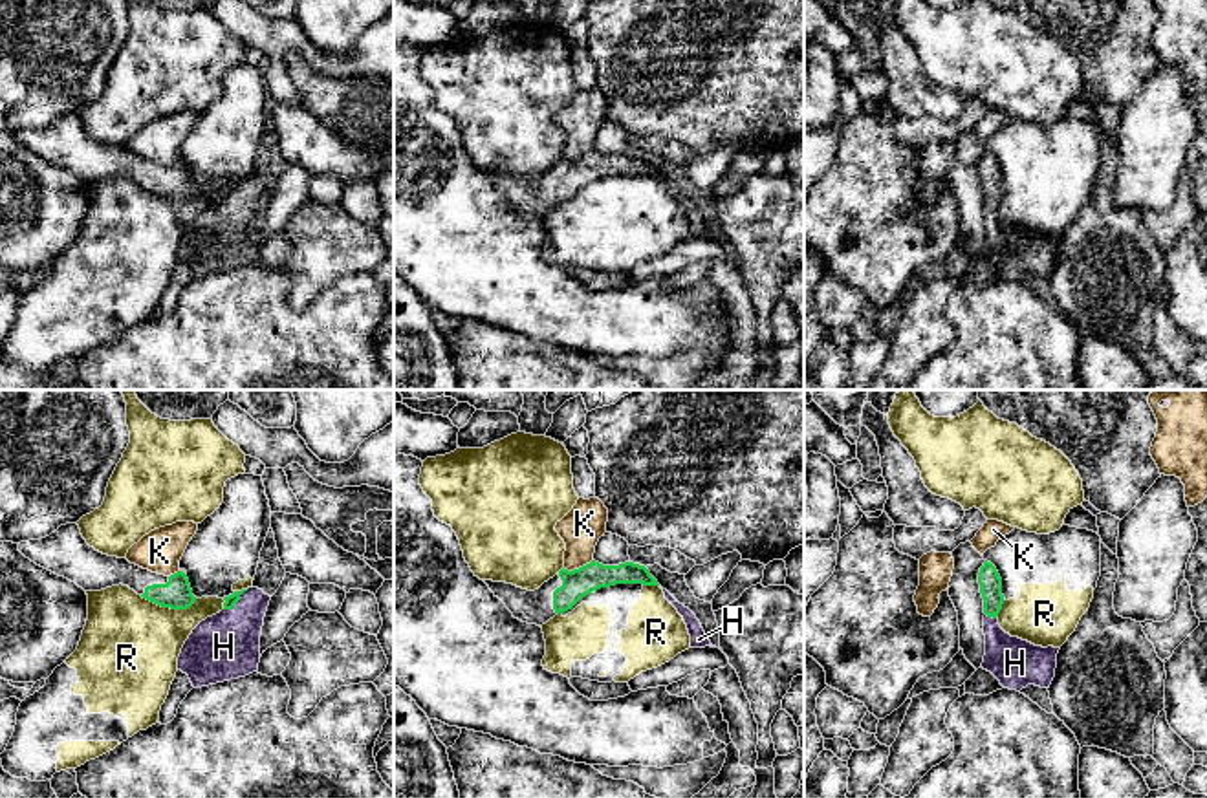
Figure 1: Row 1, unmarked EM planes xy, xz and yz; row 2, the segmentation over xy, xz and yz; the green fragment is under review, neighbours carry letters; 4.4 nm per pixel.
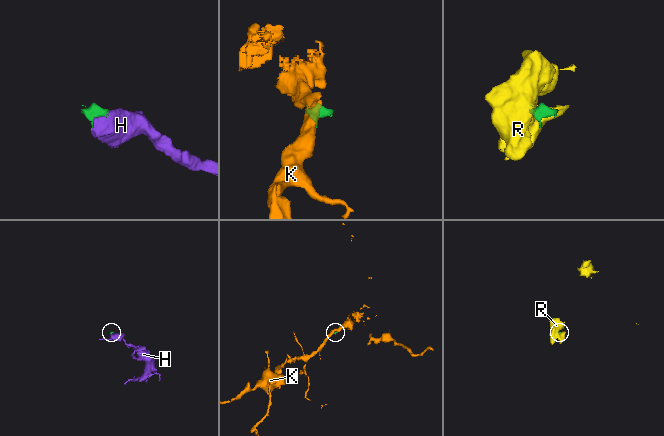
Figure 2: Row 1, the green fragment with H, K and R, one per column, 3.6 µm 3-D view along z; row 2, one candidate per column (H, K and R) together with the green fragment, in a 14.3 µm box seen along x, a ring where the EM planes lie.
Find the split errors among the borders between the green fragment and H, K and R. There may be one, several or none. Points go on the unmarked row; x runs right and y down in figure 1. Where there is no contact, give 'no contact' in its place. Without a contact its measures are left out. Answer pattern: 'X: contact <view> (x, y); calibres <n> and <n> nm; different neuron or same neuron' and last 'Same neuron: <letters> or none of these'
H: contact xy (239, 189); calibres 50 and 300 nm; same neuron
K: contact xz (579, 158); calibres 130 and 180 nm; different neuron
R: contact xy (169, 196); calibres 140 and 420 nm; different neuron
Same neuron: H

